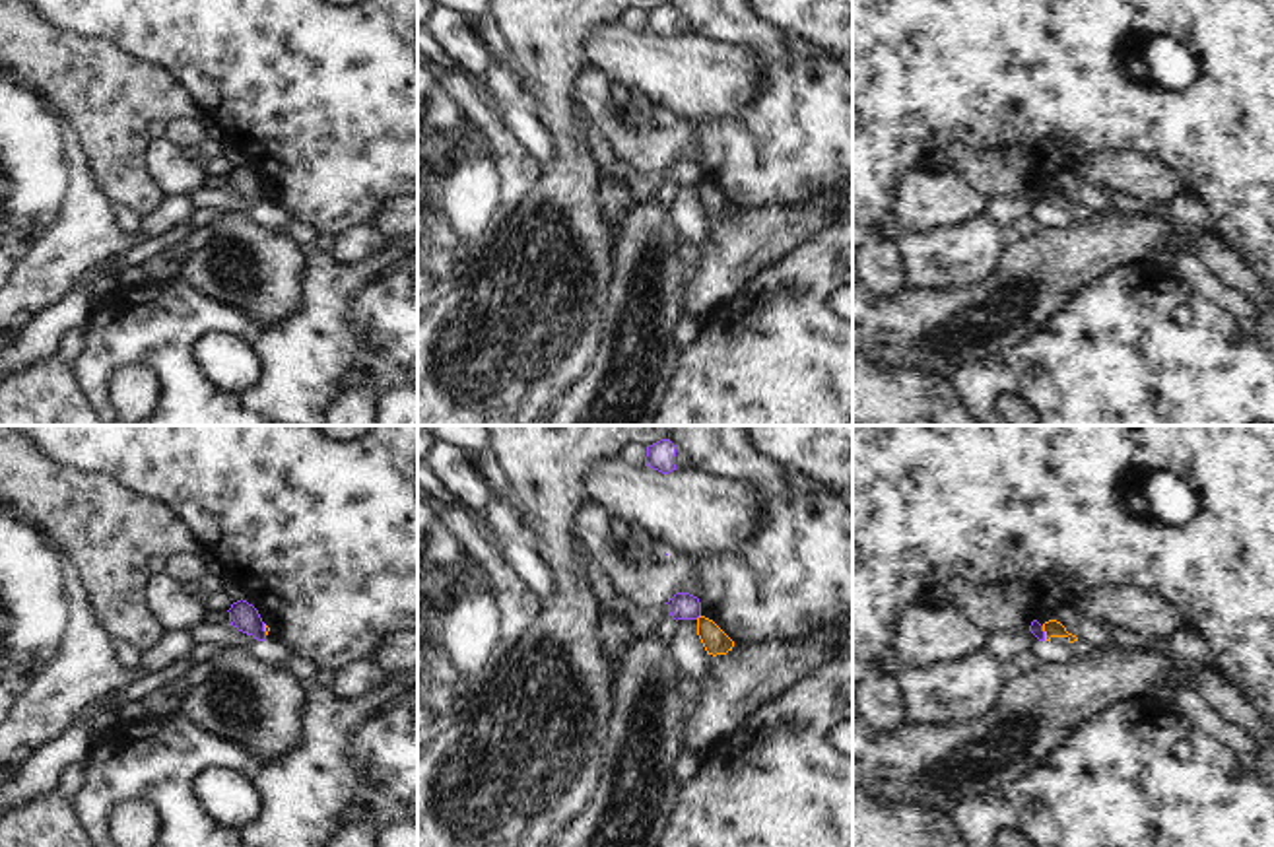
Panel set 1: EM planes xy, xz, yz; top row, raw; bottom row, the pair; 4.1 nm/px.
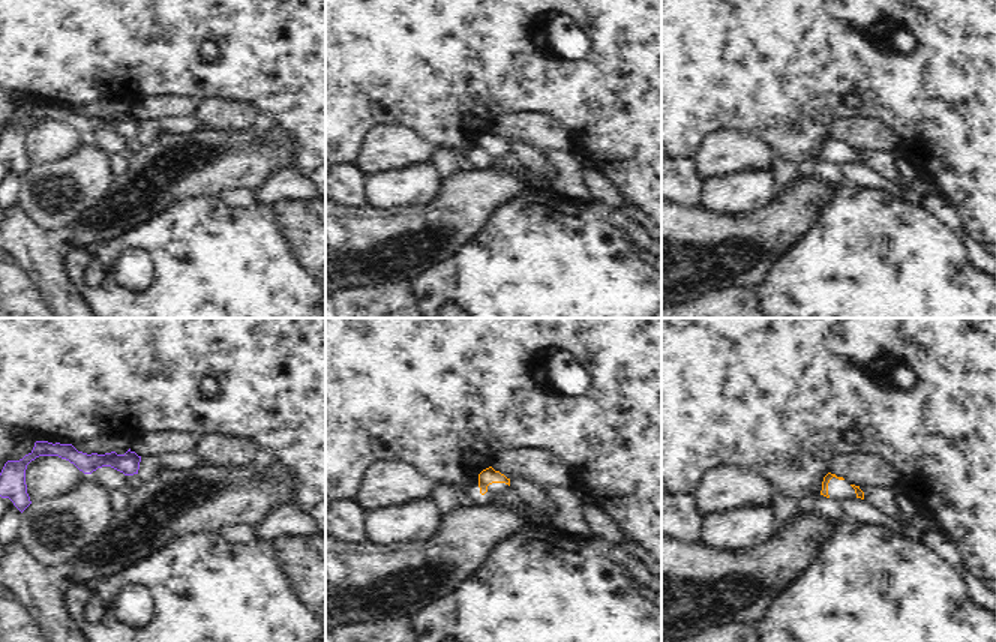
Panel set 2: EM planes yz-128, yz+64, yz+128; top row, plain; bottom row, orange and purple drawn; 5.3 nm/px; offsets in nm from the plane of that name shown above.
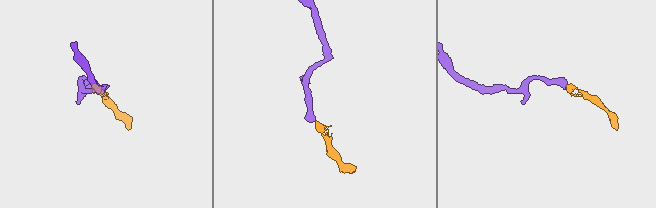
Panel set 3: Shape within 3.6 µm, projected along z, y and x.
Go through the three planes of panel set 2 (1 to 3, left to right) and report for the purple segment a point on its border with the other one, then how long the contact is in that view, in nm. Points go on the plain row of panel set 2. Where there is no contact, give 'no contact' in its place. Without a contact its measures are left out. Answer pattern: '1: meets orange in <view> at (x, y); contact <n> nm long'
1: no contact
2: no contact
3: no contact

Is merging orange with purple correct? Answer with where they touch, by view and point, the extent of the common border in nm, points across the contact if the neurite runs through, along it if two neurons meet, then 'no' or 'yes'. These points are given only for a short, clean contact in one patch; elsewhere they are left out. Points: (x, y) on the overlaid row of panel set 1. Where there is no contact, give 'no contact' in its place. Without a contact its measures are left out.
meets orange in yz at (1045, 634); contact 70 nm long; border along yz (1041, 626), (1045, 640); no

